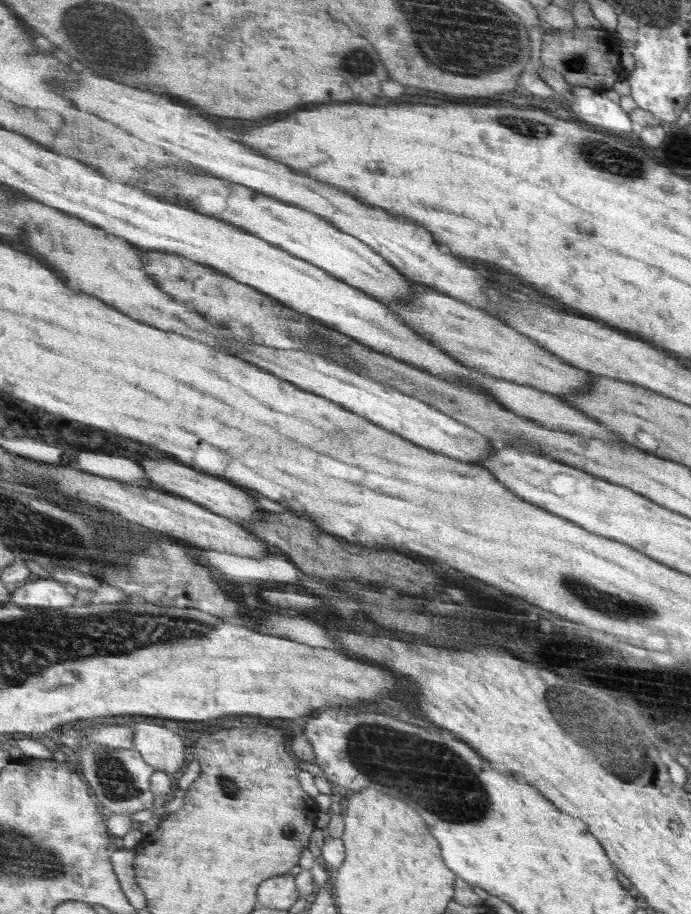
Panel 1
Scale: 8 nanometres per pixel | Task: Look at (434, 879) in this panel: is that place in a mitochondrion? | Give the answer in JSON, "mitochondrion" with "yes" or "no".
{"mitochondrion":"no"}

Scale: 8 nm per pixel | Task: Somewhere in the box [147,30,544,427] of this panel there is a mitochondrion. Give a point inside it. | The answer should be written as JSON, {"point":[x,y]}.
{"point":[347,61]}

